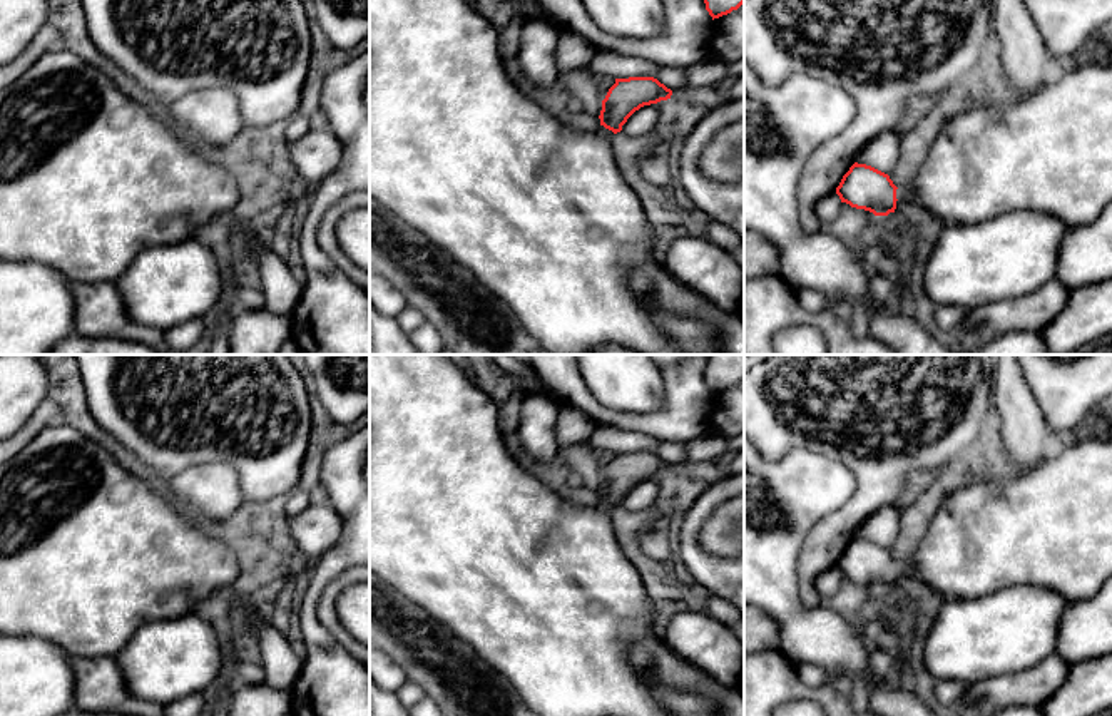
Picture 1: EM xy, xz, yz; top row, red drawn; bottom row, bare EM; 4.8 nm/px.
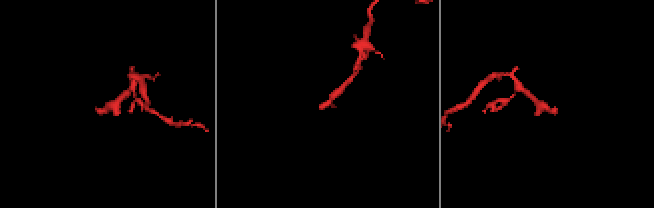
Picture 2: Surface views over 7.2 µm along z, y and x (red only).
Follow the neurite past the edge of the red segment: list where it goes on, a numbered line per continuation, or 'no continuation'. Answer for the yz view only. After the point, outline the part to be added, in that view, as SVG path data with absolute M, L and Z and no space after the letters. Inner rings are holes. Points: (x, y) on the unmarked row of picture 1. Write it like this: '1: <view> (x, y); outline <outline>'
1: yz (1050, 526); outline M1084 440L1007 480L955 490L938 507L911 557L896 564L896 574L896 582L916 580L946 599L977 599L1018 586L1052 589L1070 604L1092 599L1112 577L1112 442Z

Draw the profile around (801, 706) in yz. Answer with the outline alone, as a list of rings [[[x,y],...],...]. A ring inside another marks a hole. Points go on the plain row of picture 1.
[[[798,699],[776,708],[773,716],[826,716],[826,714],[819,704],[809,699]]]

